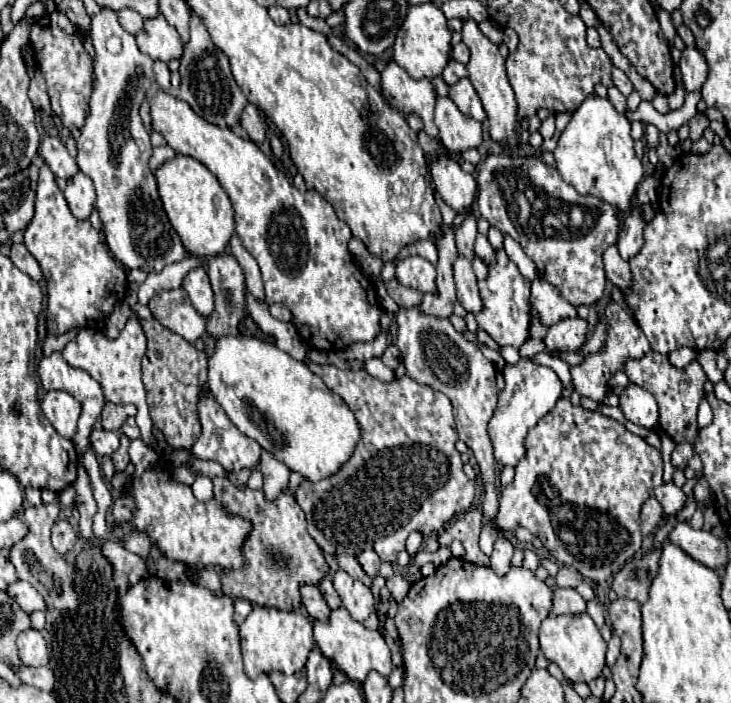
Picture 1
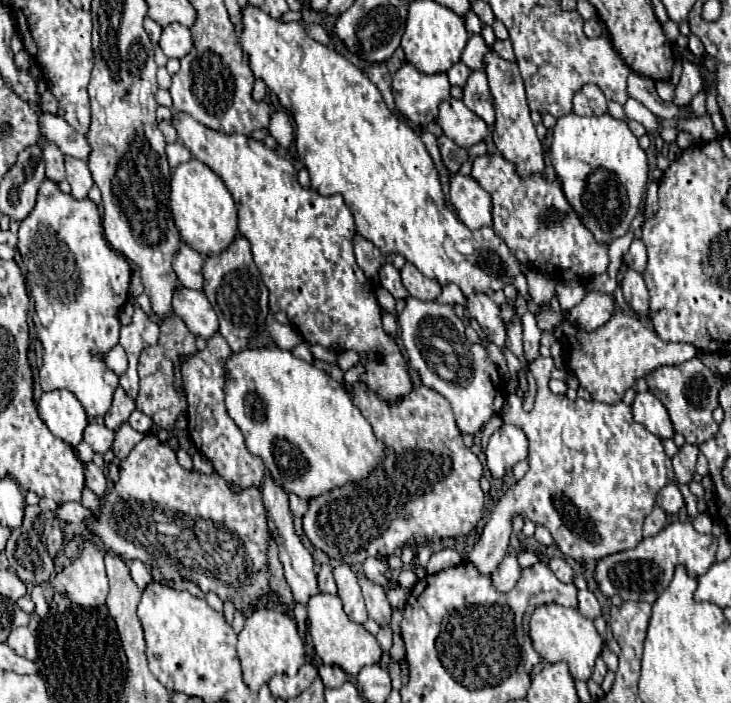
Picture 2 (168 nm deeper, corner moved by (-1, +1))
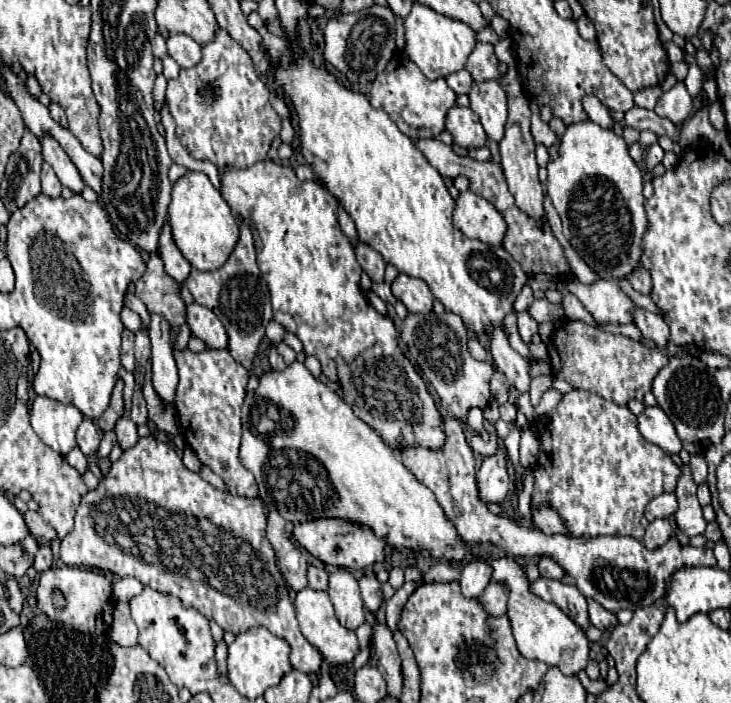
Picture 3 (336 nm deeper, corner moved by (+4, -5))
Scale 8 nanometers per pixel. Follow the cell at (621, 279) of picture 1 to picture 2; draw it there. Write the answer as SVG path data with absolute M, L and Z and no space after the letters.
M626 268L620 288L624 292L624 300L630 304L630 308L638 314L648 314L648 290L644 284L644 278L640 272Z

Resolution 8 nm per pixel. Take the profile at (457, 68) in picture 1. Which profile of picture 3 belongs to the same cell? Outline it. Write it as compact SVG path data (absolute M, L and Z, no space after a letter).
M463 68L459 72L453 72L447 76L447 84L453 88L455 94L467 94L471 84L473 84L473 78L469 76L469 72Z

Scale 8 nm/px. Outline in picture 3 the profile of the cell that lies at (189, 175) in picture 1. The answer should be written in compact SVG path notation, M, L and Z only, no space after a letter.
M187 172L175 182L167 218L177 248L193 268L203 272L221 268L239 240L239 220L231 214L229 204L203 172Z

